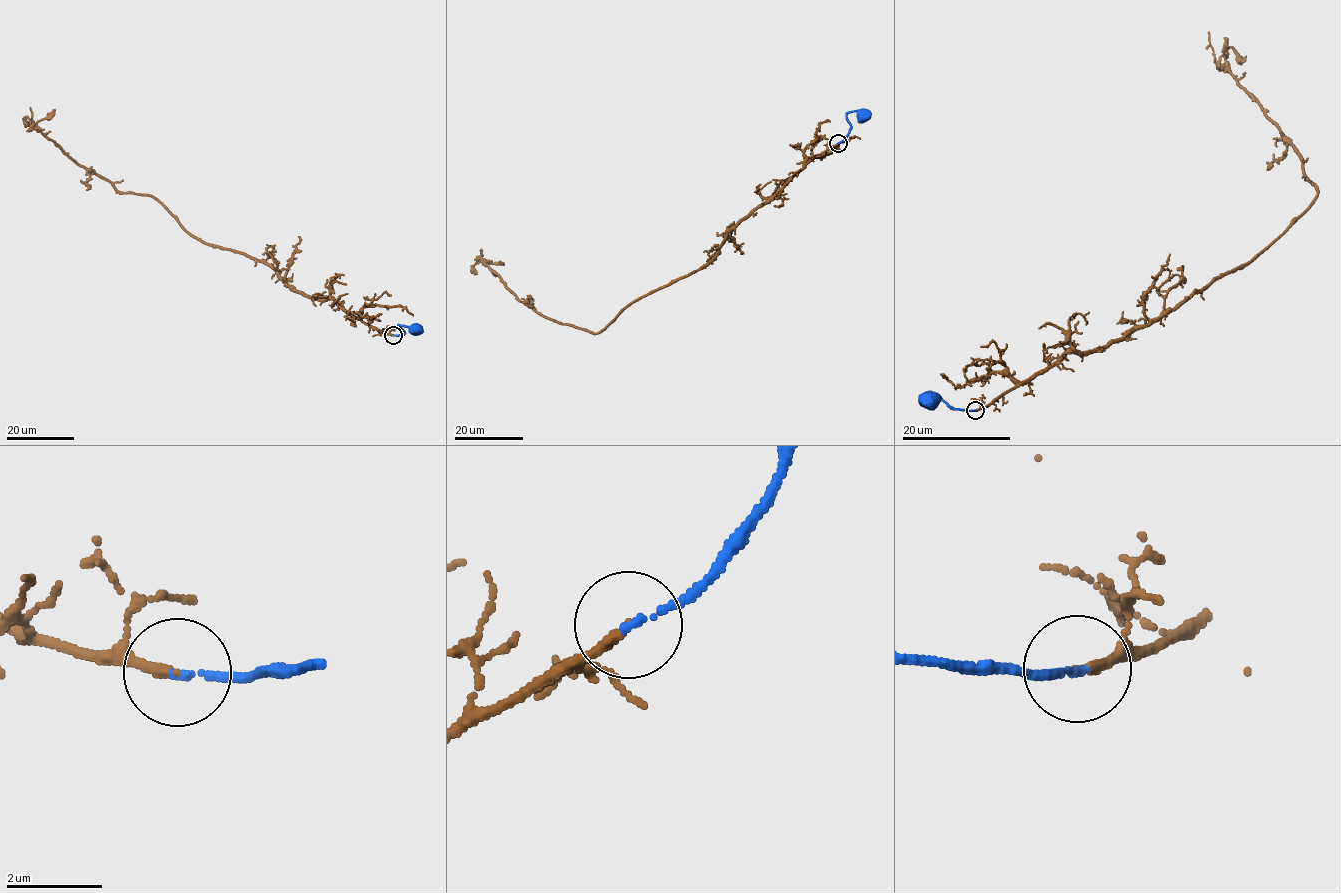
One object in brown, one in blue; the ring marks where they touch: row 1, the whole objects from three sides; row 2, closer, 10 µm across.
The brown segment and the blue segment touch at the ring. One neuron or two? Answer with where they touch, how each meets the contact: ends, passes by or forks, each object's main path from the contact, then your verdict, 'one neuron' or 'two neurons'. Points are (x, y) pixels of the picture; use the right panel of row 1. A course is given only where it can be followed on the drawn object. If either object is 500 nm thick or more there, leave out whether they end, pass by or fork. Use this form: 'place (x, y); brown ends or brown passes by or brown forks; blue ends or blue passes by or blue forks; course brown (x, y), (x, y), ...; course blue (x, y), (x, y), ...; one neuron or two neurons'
place (975, 410); brown ends; blue ends; course brown (975, 409), (1067, 353), (1170, 313), (1314, 201), (1296, 151), (1219, 62), (1231, 47), (1245, 56); course blue (975, 409), (951, 409), (938, 395), (923, 394), (931, 396), (930, 399); one neuron

